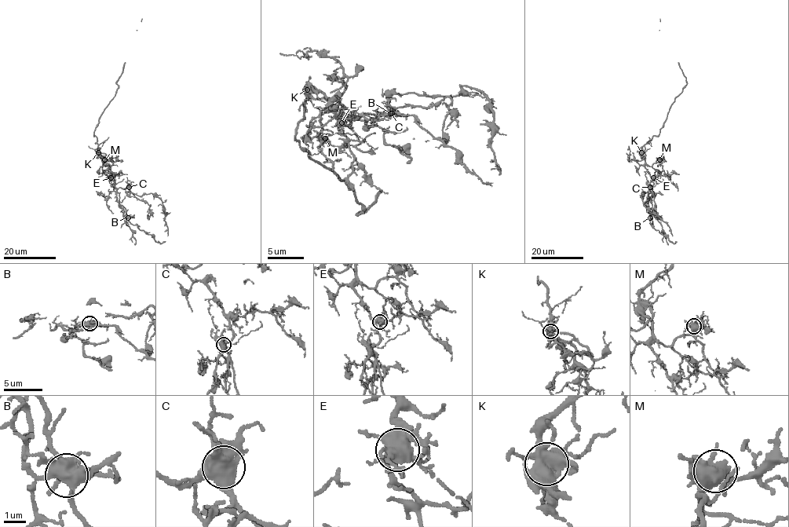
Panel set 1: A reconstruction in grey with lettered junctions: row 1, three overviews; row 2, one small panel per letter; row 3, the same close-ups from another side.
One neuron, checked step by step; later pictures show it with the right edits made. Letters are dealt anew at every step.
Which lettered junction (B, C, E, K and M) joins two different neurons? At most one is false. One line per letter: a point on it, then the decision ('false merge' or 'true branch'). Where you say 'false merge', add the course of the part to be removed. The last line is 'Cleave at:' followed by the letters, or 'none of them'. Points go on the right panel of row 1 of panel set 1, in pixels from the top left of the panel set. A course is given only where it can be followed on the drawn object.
B: (650, 217) | true branch
C: (650, 187) | true branch
E: (653, 177) | true branch
K: (641, 152) | true branch
M: (659, 159) | true branch
Cleave at: none of them

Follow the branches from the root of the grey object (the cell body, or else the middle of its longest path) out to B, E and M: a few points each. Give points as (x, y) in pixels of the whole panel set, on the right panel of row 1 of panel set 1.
B: (644, 149), (644, 166), (653, 182), (651, 187), (650, 217)
E: (644, 149), (644, 166), (653, 177)
M: (644, 149), (642, 157), (647, 165), (652, 166), (659, 159)

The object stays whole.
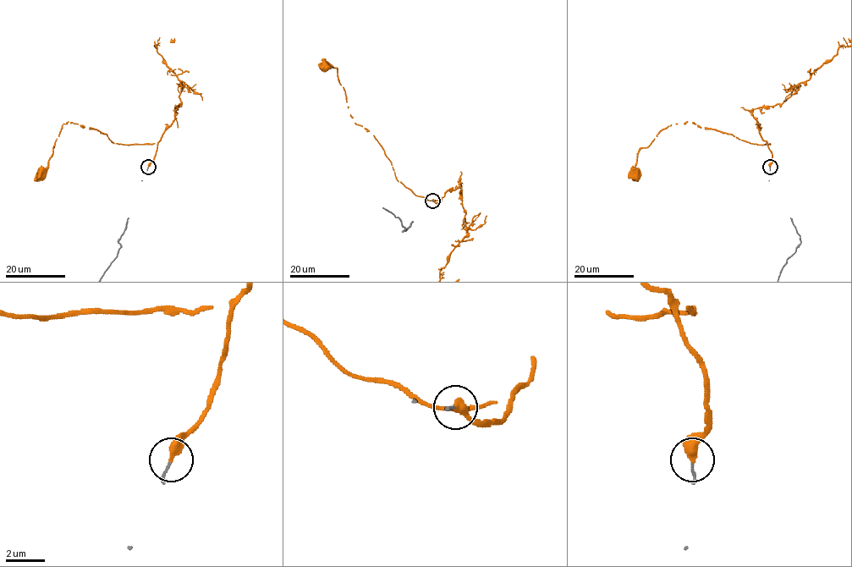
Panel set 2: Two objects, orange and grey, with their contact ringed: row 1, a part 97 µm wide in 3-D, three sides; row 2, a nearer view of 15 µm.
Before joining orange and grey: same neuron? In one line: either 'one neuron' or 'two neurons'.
one neuron

